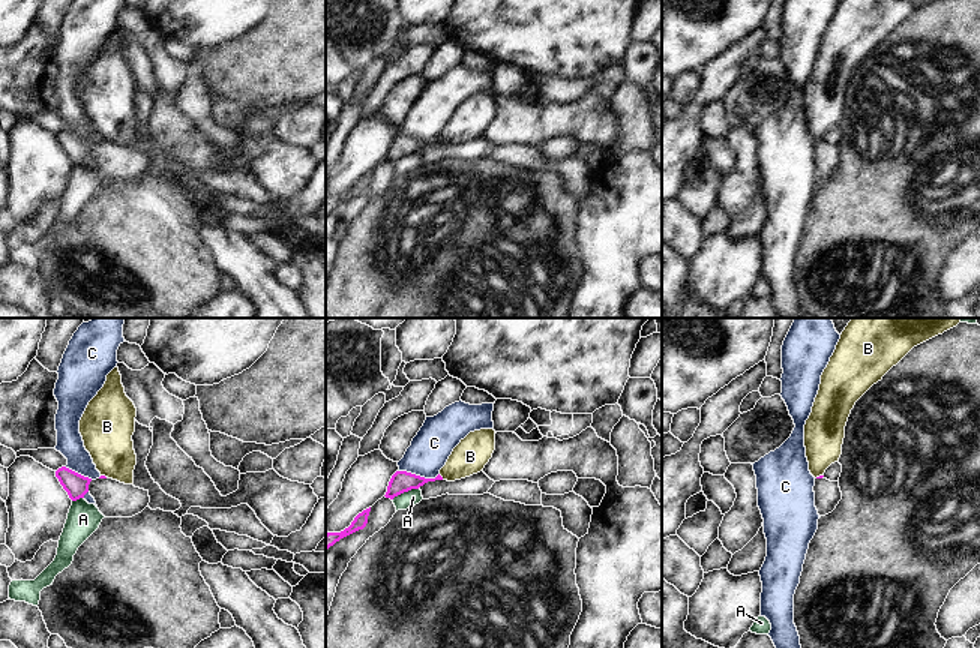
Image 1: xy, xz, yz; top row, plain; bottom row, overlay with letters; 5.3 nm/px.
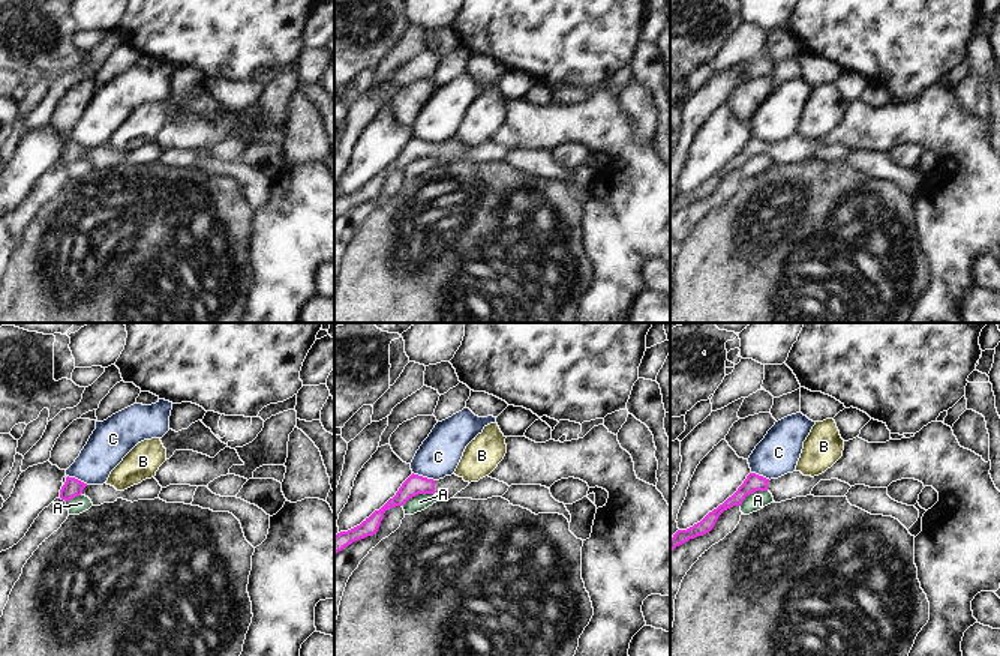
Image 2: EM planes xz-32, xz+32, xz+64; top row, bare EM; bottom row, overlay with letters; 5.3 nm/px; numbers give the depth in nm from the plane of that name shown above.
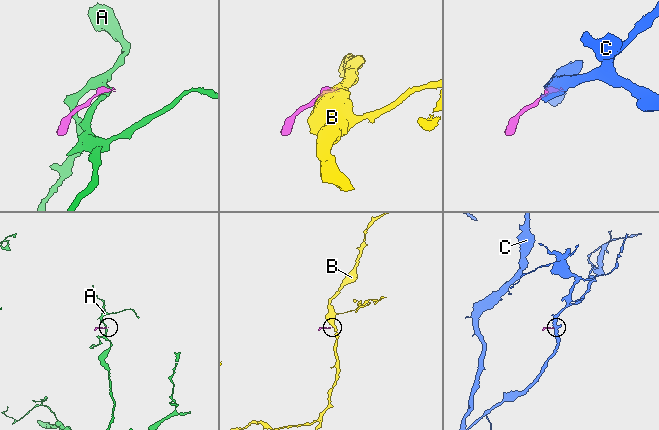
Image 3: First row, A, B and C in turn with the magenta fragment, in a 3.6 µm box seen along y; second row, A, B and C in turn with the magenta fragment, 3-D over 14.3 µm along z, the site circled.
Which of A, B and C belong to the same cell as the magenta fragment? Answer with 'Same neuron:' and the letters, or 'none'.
Same neuron: none

